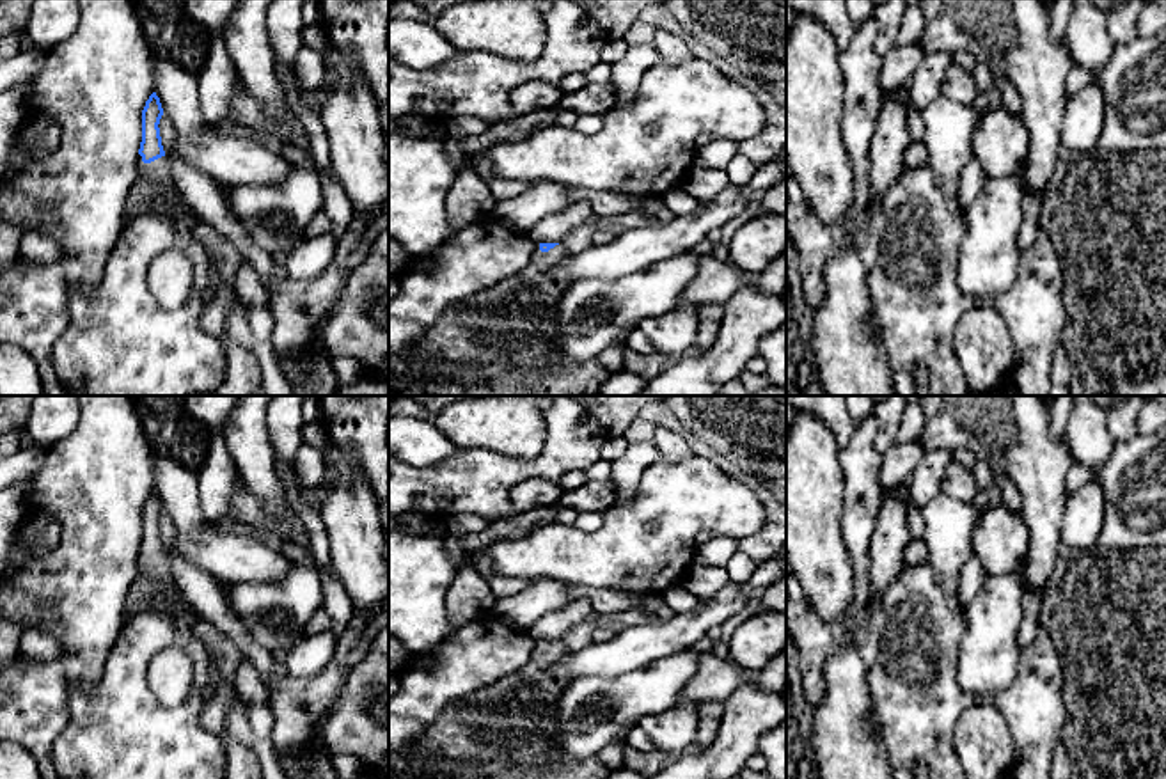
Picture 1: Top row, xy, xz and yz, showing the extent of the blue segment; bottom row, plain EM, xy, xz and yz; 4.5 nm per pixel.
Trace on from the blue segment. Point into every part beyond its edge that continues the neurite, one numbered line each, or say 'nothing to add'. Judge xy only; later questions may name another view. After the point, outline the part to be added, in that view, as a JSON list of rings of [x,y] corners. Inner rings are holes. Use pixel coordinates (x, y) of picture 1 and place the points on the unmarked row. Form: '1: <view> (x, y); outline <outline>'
1: xy (160, 570); outline [[[142,554],[137,555],[138,573],[151,577],[156,584],[162,586],[163,593],[140,600],[135,609],[124,616],[124,621],[130,621],[133,616],[144,610],[165,612],[179,630],[193,630],[201,616],[193,607],[185,600],[183,605],[176,605],[170,600],[170,591],[179,589],[177,577],[172,570],[172,564],[167,554],[162,554],[151,561],[144,561]]]

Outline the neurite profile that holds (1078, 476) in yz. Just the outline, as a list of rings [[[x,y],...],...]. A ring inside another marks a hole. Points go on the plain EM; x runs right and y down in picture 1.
[[[1075,463],[1067,474],[1067,490],[1074,493],[1075,490],[1083,488],[1084,484],[1099,481],[1099,474],[1095,468]]]

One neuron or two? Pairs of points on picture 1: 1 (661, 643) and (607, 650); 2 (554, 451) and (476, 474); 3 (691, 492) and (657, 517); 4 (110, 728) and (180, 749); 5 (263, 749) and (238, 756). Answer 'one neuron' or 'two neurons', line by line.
1: one neuron
2: one neuron
3: one neuron
4: one neuron
5: two neurons

